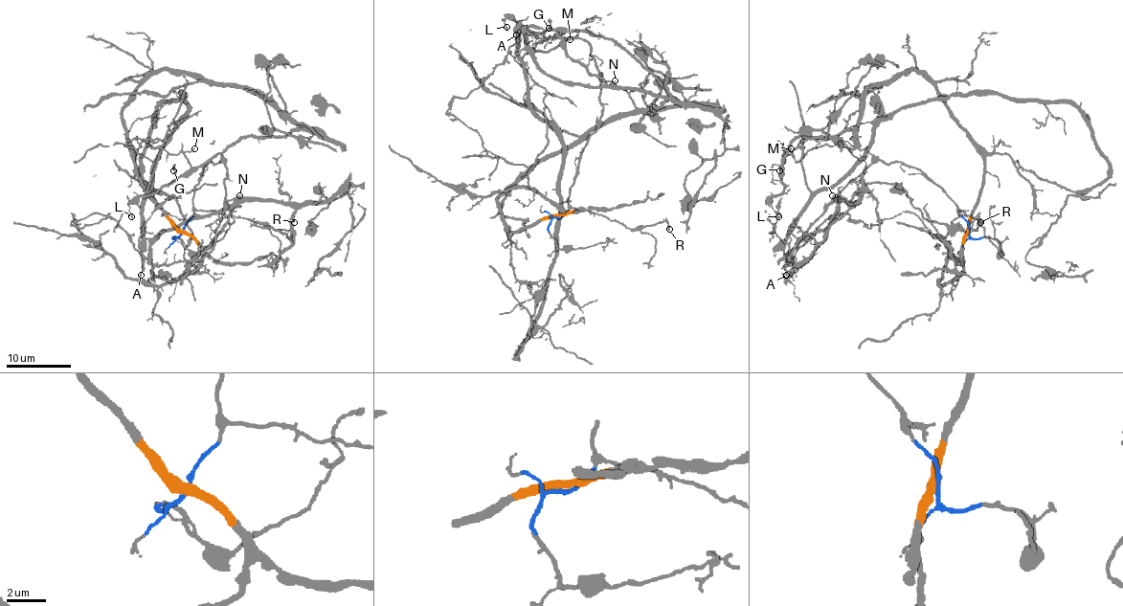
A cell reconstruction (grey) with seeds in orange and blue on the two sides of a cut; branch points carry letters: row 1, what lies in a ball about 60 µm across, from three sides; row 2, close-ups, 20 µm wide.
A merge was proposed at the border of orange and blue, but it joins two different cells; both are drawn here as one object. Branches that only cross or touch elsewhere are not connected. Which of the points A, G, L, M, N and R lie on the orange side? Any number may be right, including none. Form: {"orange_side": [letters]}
{"orange_side": ["G", "L", "M"]}

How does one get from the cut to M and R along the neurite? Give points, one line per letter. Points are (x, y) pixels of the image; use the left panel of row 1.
M: (182, 232), (127, 140), (123, 111), (151, 76), (261, 93), (302, 128), (243, 137), (193, 168), (194, 147)
R: (182, 232), (196, 211), (215, 211), (286, 230), (292, 215), (293, 222)

